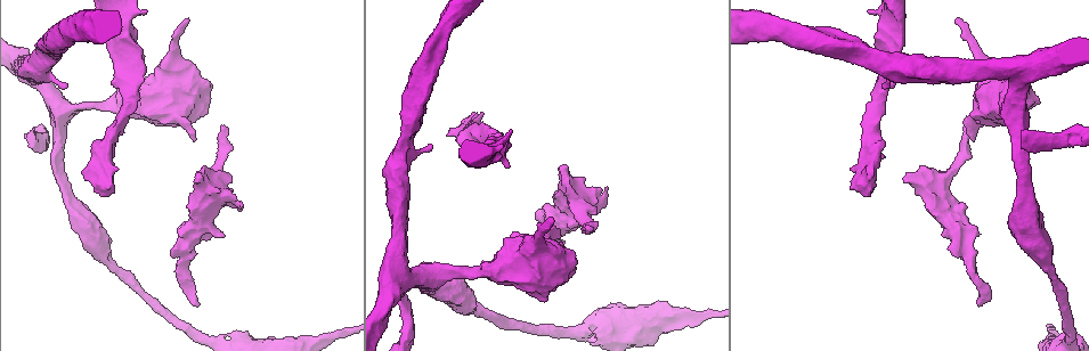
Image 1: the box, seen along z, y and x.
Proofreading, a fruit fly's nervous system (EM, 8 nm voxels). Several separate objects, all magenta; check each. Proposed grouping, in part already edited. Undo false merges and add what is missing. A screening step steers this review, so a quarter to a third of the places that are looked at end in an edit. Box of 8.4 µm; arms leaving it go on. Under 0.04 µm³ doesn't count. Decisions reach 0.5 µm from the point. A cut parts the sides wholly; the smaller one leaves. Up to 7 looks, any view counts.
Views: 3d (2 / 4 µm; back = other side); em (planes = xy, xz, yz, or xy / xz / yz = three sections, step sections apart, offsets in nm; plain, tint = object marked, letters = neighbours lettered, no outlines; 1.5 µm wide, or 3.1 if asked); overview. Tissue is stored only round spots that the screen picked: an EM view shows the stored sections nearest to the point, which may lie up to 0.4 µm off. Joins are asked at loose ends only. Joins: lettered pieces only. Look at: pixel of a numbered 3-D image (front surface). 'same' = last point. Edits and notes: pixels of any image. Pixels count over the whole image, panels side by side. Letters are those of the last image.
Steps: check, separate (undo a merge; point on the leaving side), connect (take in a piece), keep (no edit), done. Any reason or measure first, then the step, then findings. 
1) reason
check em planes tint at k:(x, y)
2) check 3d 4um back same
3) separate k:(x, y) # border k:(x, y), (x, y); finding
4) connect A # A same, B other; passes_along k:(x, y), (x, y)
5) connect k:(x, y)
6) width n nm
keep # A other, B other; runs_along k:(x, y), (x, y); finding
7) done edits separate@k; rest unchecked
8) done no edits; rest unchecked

thick end
check 3d 2um at 1:(143, 9)

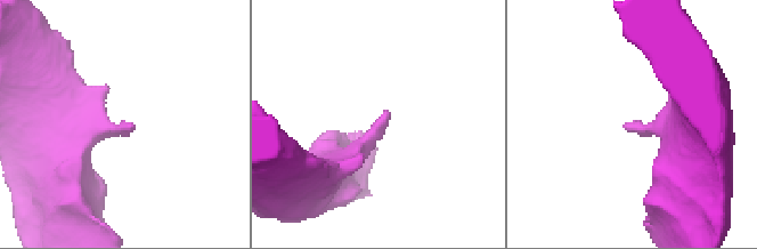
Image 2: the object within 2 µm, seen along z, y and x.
check em yz step 4 plain at 2:(627, 125)

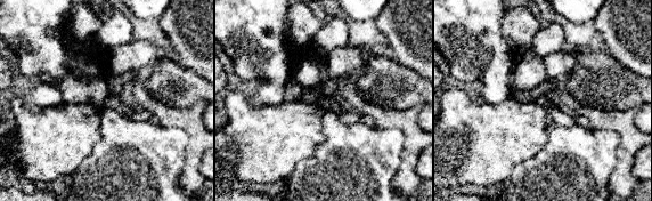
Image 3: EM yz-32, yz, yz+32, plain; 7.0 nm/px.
see the neighbours
check em yz step 4 letters same

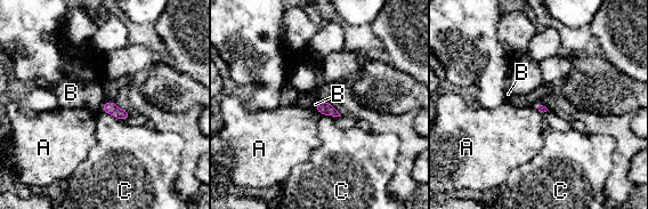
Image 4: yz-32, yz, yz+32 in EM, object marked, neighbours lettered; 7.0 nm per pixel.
longest_contact C 160 nm
keep # A other, B other, C other; border 4:(106, 101), (100, 111); none of them fits

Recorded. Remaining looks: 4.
check em planes letters at 1:(883, 88)

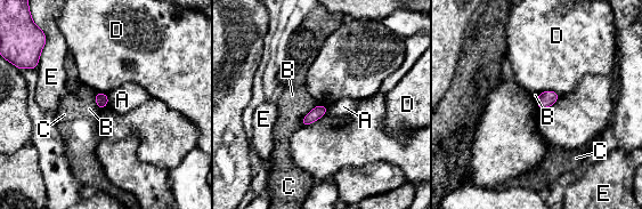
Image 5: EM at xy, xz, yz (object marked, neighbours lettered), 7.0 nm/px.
keep # A other, B other, C other, D other, E other; border 5:(94, 96), (95, 103), (100, 109); no lettered piece goes on from it

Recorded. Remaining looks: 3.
an open end
check em planes letters at 1:(560, 169)

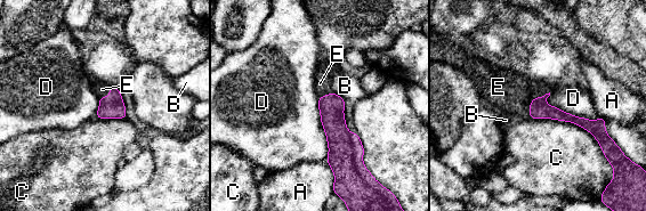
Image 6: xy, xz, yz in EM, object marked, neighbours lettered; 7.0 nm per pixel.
longest_contact C 600 nm
connect E # A other, B other, C other, D other, E same; passes_along 6:(538, 108), (532, 100), (501, 88); it goes on there

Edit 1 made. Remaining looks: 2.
done edits connect@6; rest unchecked

